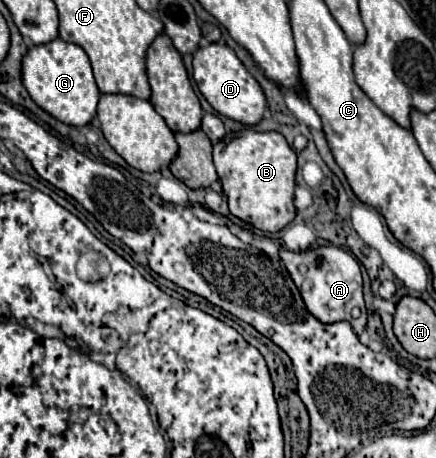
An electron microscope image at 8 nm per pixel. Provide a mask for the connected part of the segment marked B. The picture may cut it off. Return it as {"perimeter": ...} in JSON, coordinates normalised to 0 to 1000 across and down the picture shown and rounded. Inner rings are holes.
{"perimeter":[[[567,282],[530,308],[502,308],[489,317],[489,360],[498,369],[511,421],[521,426],[525,461],[539,474],[617,509],[644,504],[672,483],[681,343],[644,290],[585,290],[580,282]]]}

